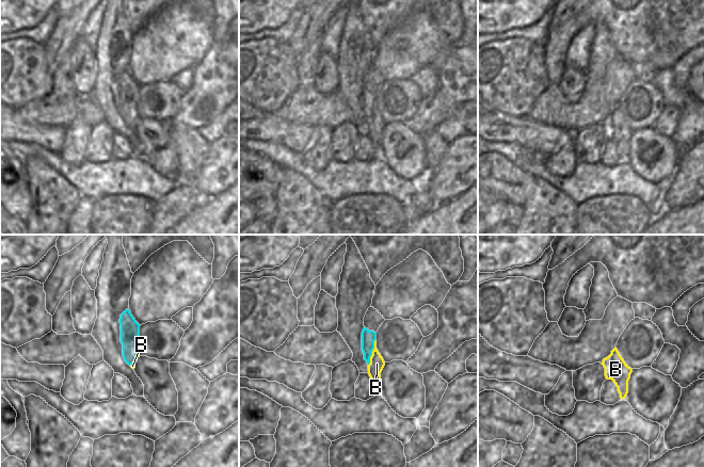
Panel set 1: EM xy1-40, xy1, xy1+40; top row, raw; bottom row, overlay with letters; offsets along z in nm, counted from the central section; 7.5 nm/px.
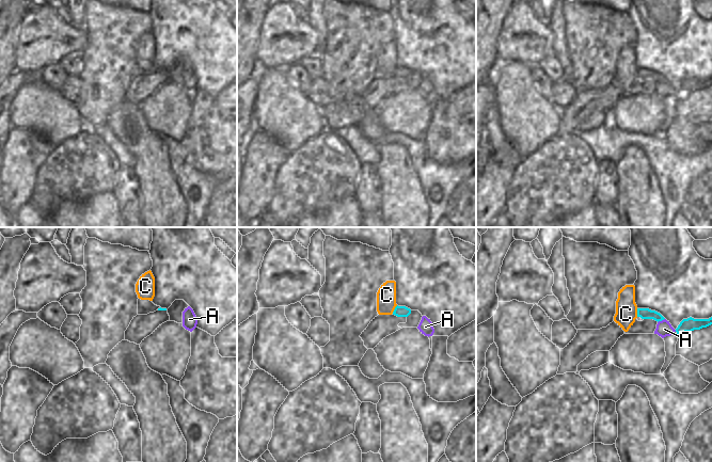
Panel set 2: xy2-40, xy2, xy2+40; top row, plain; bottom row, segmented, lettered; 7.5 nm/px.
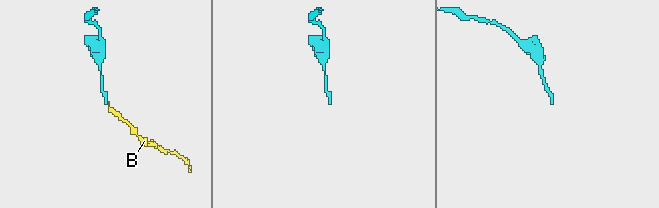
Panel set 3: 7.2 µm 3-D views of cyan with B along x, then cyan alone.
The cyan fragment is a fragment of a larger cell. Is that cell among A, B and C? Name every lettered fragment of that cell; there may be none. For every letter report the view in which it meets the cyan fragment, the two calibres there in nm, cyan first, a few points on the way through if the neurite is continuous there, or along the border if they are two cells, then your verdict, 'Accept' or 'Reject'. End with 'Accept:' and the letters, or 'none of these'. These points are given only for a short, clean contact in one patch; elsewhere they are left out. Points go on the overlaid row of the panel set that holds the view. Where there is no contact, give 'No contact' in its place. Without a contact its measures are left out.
A: Touches cyan in xy2+40. Thickness 80 nm (cyan) against 120 nm. Reject
B: Touches cyan in xy1. Thickness 110 nm (cyan) against 110 nm. Path across: xy1 (368, 337), (368, 347), (371, 353), (377, 364). Accept
C: Touches cyan in xy2. Thickness 80 nm (cyan) against 140 nm. Boundary: xy2 (397, 305), (392, 313). Reject
Accept: B

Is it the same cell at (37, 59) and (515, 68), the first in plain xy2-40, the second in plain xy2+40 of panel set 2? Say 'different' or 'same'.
different

